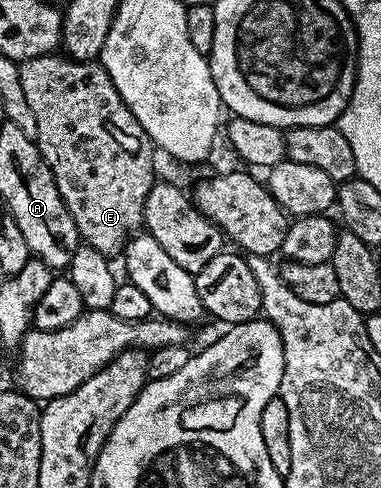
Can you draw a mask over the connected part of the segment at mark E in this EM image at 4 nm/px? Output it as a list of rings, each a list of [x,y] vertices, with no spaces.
[[[52,54],[22,61],[19,73],[25,98],[33,109],[33,118],[37,118],[34,141],[57,182],[57,190],[69,214],[75,219],[80,241],[102,256],[118,257],[128,240],[143,228],[145,198],[149,198],[149,190],[157,183],[156,153],[151,140],[137,118],[133,118],[129,106],[125,106],[121,94],[117,94],[117,86],[113,86],[102,64]]]

